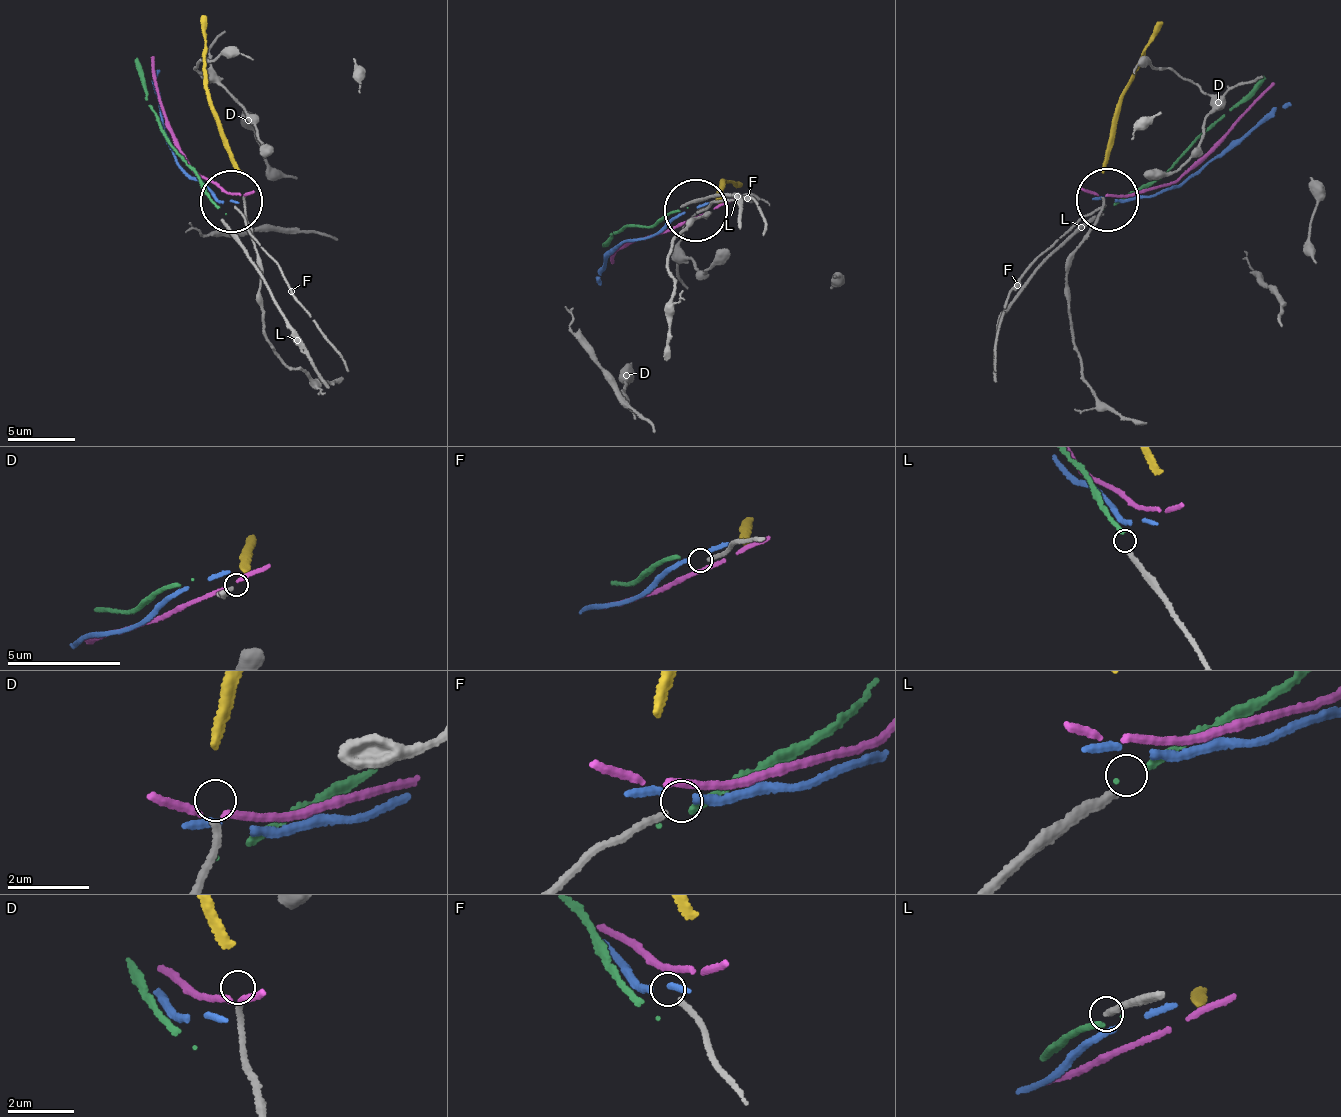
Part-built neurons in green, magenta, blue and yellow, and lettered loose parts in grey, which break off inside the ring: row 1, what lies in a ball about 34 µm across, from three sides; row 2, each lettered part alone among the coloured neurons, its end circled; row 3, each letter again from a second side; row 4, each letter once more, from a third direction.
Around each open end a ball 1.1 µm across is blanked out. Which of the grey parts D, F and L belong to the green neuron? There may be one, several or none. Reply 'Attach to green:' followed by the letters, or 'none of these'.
Attach to green: none of these

